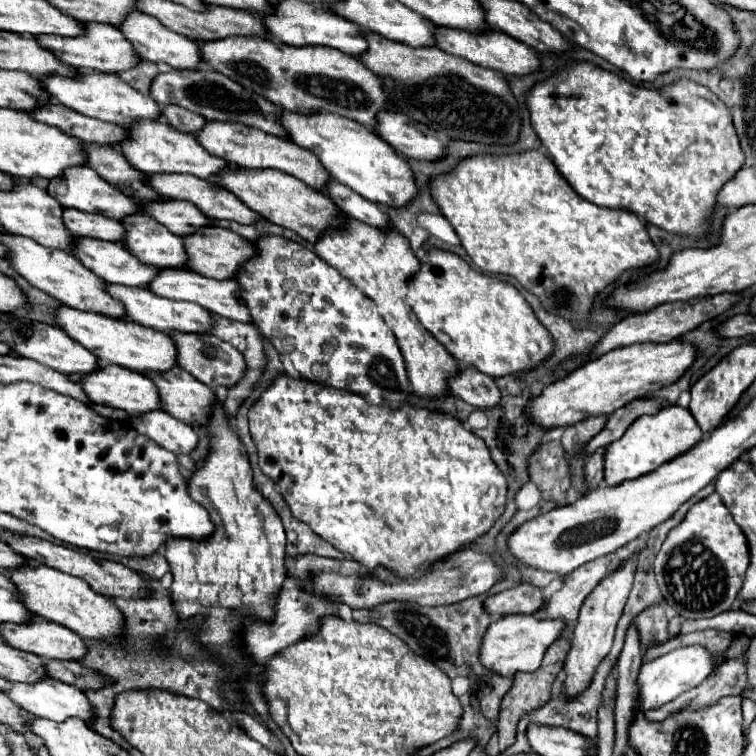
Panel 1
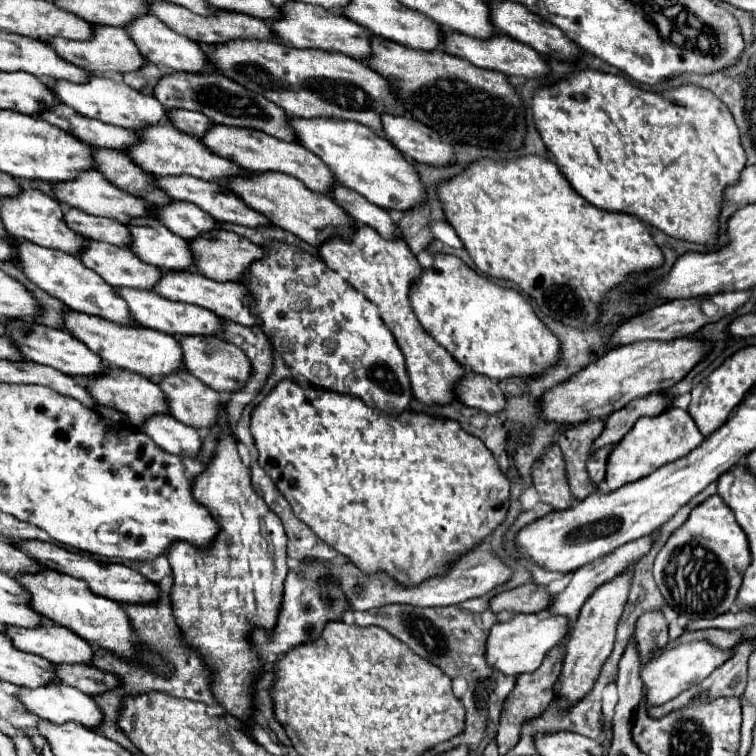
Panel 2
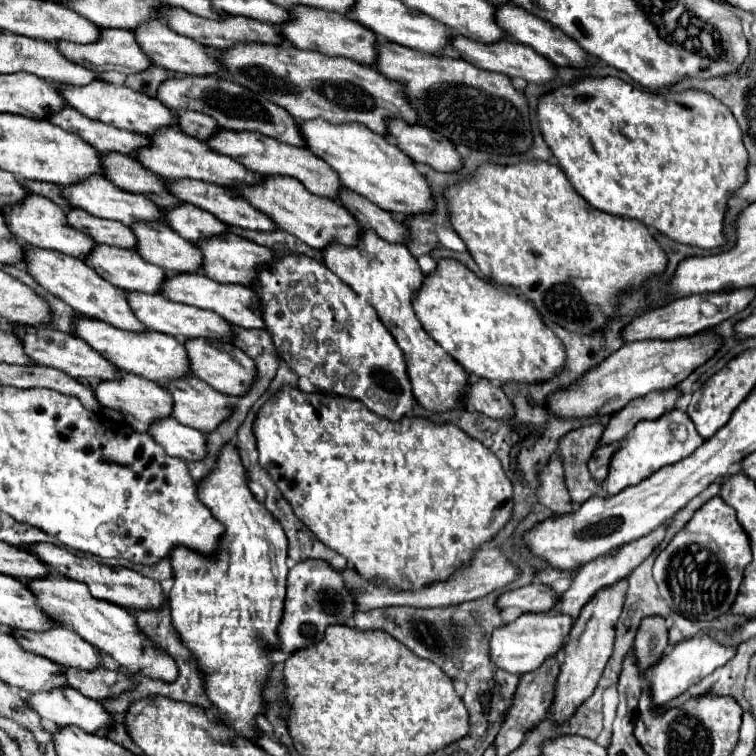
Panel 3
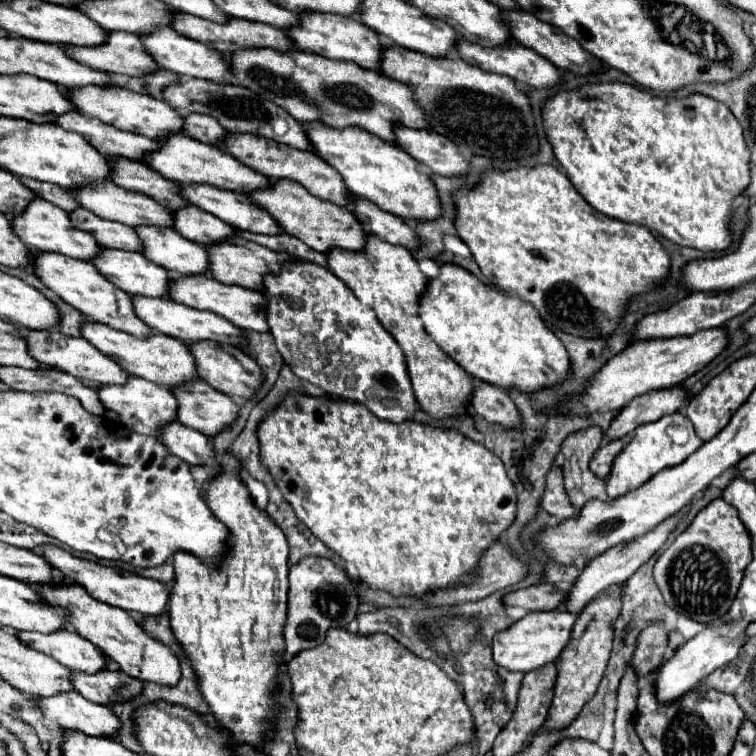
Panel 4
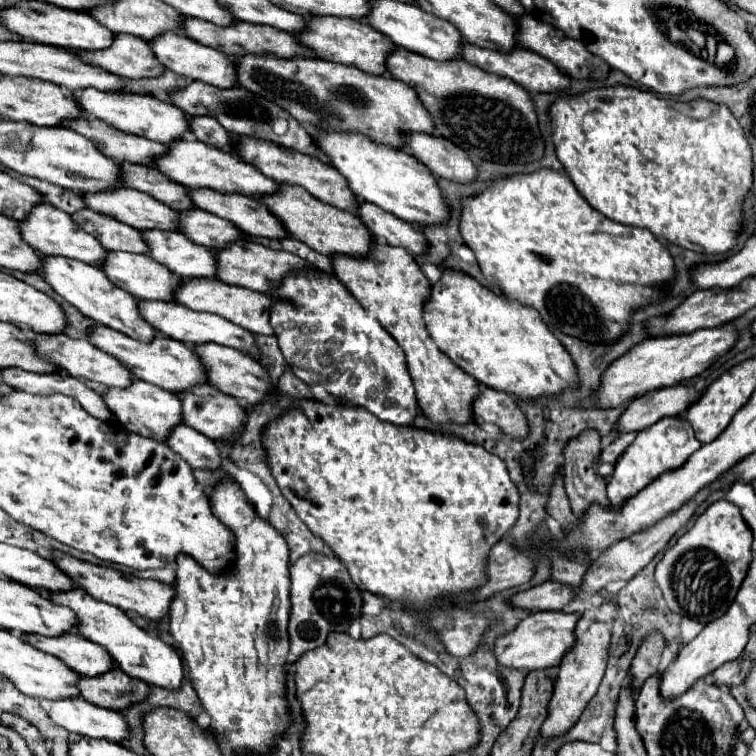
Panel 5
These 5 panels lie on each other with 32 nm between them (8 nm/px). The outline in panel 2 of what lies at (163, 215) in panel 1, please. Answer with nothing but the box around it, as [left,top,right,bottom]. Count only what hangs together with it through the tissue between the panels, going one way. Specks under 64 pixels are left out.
[156,202,220,240]

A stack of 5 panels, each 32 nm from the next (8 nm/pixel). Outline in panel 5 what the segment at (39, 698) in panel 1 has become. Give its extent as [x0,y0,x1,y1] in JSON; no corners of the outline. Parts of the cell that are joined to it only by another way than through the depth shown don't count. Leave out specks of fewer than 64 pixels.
[48,698,130,744]

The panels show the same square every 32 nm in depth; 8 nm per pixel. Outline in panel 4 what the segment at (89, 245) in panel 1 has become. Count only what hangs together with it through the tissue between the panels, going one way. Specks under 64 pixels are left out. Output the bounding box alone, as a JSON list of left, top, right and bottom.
[96,248,172,298]

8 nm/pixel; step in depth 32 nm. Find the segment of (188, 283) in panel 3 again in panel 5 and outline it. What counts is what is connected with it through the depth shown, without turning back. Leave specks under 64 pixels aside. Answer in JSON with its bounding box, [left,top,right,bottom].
[176,278,274,336]

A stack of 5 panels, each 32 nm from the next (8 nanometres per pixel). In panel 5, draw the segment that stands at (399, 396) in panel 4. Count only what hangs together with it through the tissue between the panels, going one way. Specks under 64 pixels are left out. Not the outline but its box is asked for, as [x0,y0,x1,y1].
[270,270,418,426]

